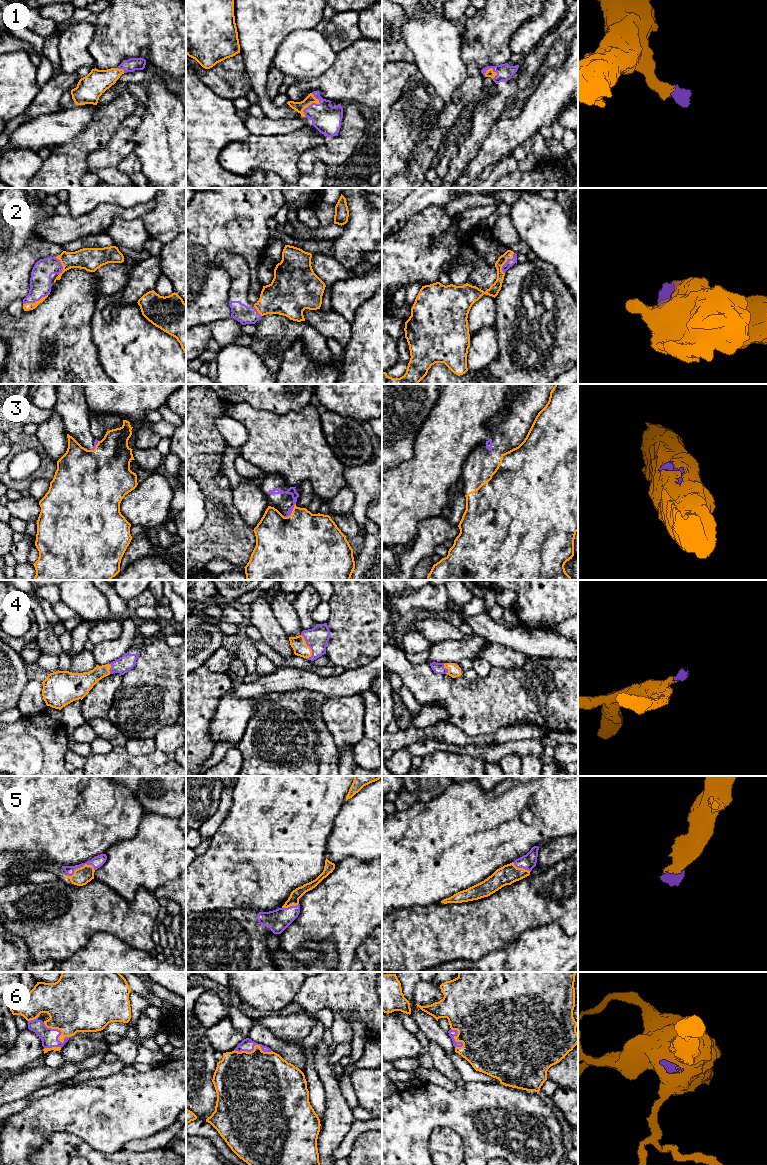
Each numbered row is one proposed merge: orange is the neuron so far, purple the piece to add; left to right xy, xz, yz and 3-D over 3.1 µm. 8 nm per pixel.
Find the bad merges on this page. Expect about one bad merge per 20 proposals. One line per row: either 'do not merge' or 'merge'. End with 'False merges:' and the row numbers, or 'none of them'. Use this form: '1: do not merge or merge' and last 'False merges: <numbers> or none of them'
1: merge
2: merge
3: merge
4: merge
5: merge
6: merge
False merges: none of them

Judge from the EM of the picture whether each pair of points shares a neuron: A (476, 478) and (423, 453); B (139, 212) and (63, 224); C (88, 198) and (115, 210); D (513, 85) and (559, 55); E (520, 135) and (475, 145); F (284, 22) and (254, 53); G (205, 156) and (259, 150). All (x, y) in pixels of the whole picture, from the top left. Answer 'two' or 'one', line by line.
A: two
B: one
C: two
D: two
E: two
F: one
G: two

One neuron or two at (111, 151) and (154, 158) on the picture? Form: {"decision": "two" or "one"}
{"decision": "one"}

